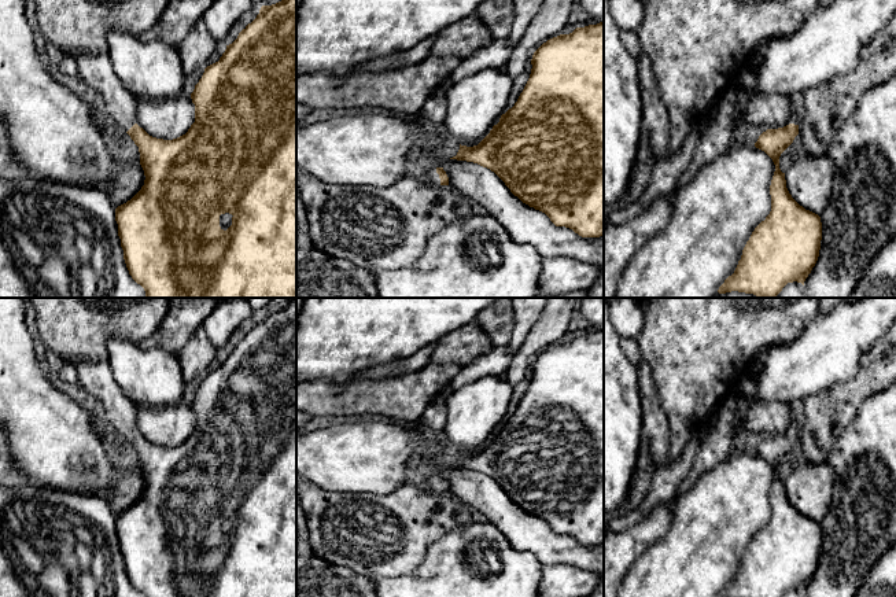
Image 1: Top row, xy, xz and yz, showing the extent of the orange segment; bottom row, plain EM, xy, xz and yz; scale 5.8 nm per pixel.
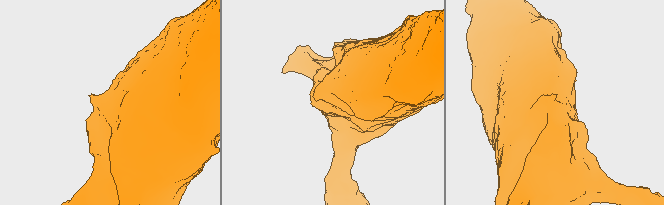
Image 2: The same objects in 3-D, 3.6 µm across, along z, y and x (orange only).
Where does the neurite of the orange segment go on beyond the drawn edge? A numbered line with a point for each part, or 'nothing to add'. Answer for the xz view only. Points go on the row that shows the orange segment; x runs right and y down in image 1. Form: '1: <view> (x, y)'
1: xz (430, 174)

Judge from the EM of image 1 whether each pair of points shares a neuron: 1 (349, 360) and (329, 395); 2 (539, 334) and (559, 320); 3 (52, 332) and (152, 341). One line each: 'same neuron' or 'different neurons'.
1: different neurons
2: same neuron
3: different neurons

